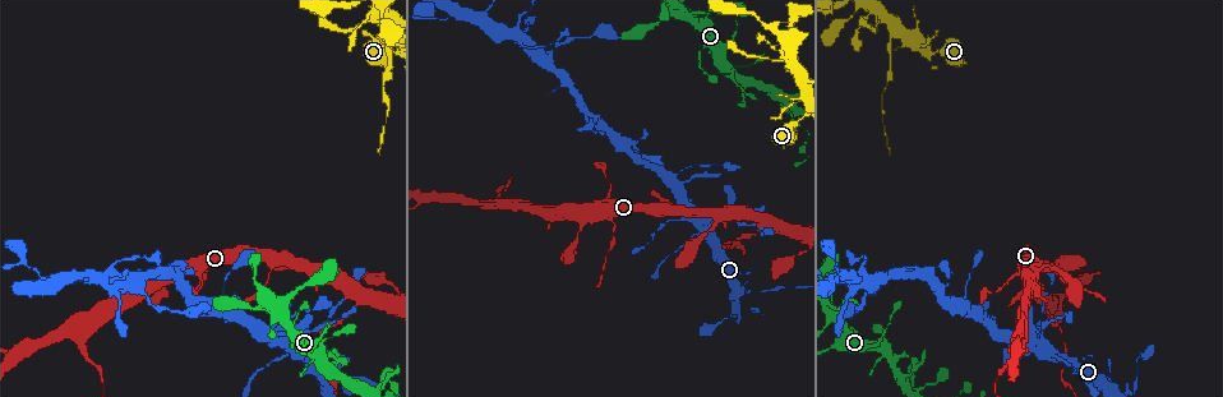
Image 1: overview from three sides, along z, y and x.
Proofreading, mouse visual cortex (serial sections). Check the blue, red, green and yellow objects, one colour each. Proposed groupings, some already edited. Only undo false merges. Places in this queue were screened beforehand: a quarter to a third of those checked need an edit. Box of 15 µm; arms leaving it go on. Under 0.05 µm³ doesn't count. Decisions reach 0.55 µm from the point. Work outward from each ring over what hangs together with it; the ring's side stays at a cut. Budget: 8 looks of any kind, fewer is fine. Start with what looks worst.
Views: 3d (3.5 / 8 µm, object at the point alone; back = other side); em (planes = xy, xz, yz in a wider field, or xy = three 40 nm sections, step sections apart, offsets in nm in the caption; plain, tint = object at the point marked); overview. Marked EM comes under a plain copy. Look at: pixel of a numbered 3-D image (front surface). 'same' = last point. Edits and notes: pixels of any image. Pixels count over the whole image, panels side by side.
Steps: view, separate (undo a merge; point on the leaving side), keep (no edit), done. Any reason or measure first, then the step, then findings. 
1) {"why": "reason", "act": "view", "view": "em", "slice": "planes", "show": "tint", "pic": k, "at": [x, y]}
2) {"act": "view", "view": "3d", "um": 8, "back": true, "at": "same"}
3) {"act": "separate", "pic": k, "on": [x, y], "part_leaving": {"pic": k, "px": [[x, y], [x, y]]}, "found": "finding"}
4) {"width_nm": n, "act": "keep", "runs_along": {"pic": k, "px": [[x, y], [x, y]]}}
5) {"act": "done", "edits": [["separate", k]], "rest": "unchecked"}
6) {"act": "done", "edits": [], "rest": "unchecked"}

{"why": "three-way junction", "act": "view", "view": "3d", "um": 3.5, "pic": 1, "at": [358, 302]}

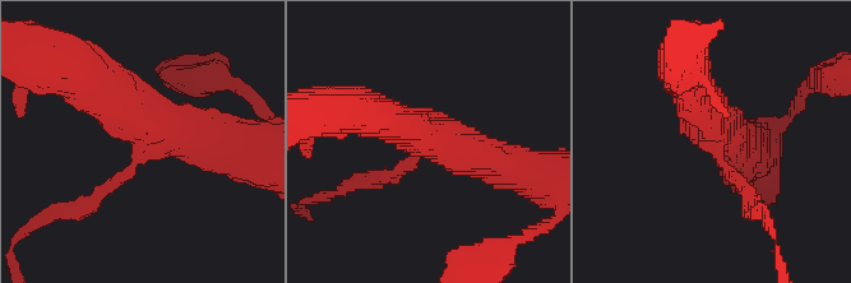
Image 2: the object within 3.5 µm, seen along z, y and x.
{"arms": 3, "arm_widths_nm": [200, 500, 500], "act": "view", "view": "em", "slice": "xy", "step": 1, "show": "tint", "pic": 2, "at": [147, 145]}

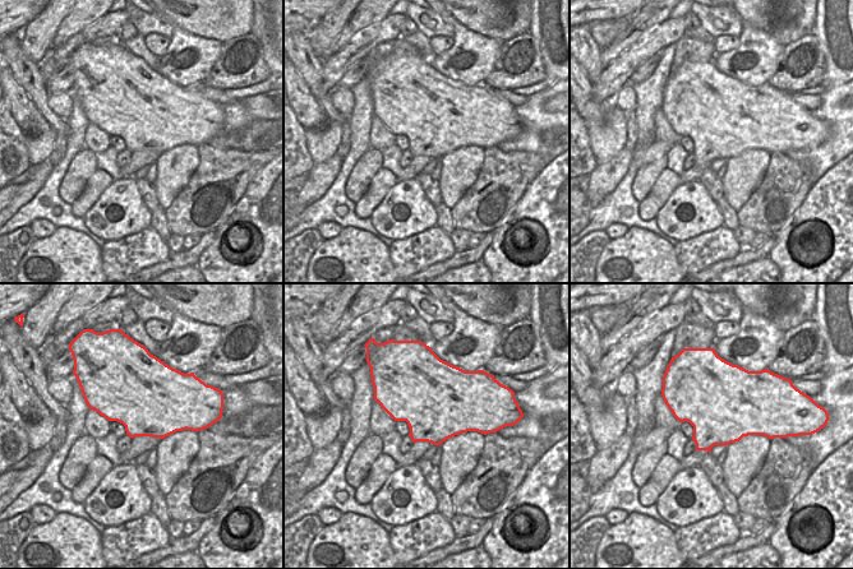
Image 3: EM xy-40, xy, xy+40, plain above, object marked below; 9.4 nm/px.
{"act": "keep", "runs_along": {"pic": 2, "px": [[82, 74], [144, 125], [220, 144]]}, "found": "continuous, no second cell"}

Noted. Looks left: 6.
{"why": "three arms meet", "act": "view", "view": "3d", "um": 8, "pic": 1, "at": [793, 75]}

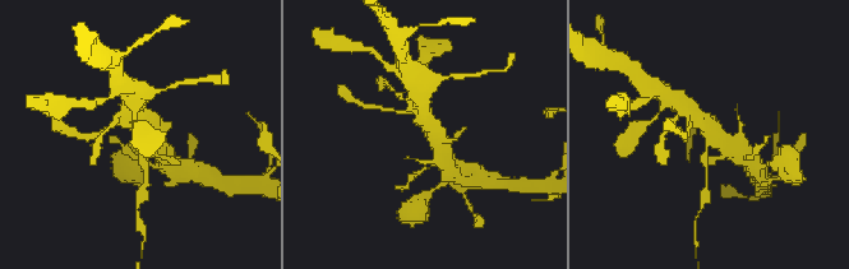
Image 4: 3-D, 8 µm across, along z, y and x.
{"arms": 3, "arm_widths_nm": [150, 400, 400], "why": "need the tissue", "act": "view", "view": "em", "slice": "xy", "step": 5, "show": "tint", "pic": 4, "at": [707, 143]}

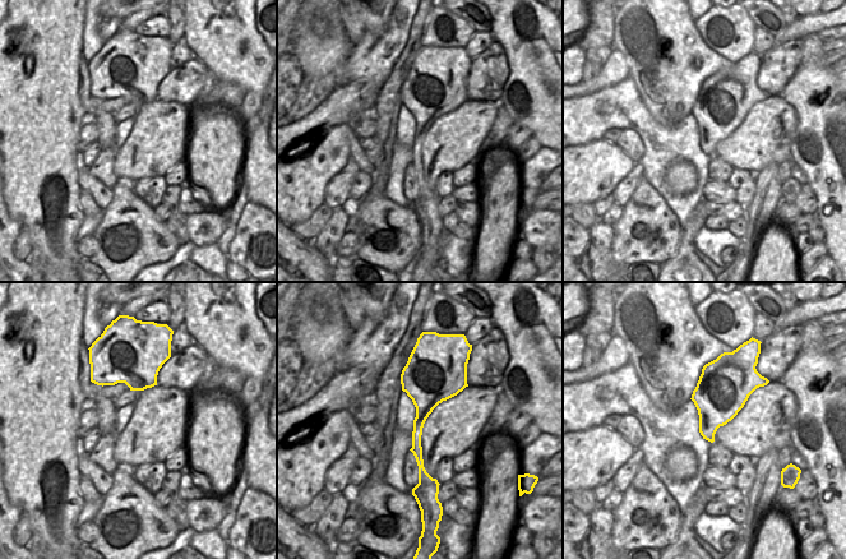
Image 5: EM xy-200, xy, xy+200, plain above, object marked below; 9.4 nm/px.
{"act": "keep", "runs_along": {"pic": 5, "px": [[412, 370], [421, 386], [416, 449], [428, 480]]}, "found": "all the same cell"}

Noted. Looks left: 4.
{"why": "calibre changes", "act": "view", "view": "em", "slice": "xy", "step": 2, "show": "tint", "pic": 1, "at": [311, 330]}

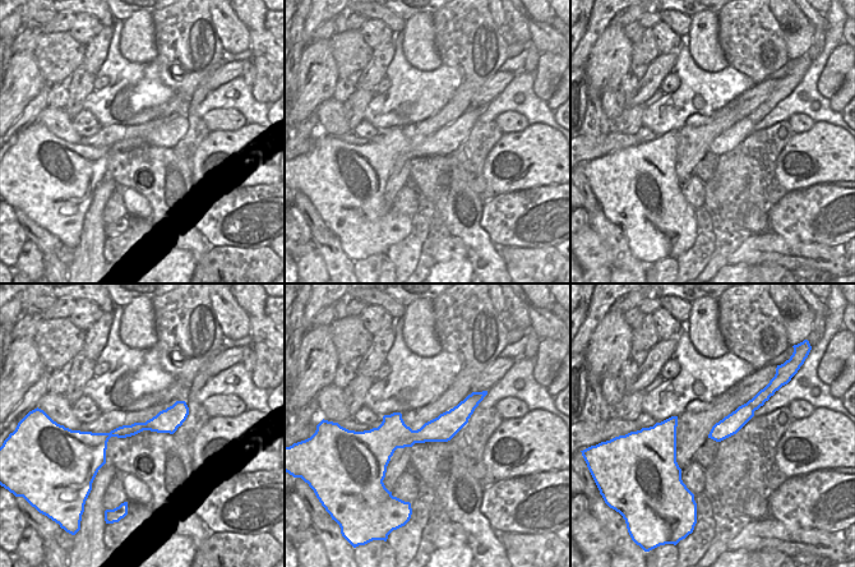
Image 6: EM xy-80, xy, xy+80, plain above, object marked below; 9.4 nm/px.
{"why": "see where the arms go", "act": "view", "view": "3d", "um": 3.5, "at": "same"}

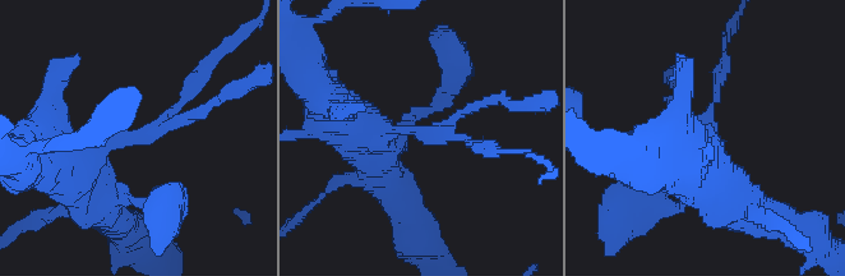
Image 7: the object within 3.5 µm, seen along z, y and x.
{"act": "keep", "runs_along": {"pic": 7, "px": [[79, 182], [102, 142], [153, 130], [197, 87]]}, "found": "one cell here"}

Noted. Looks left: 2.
{"act": "done", "edits": [], "rest": "unchecked"}

